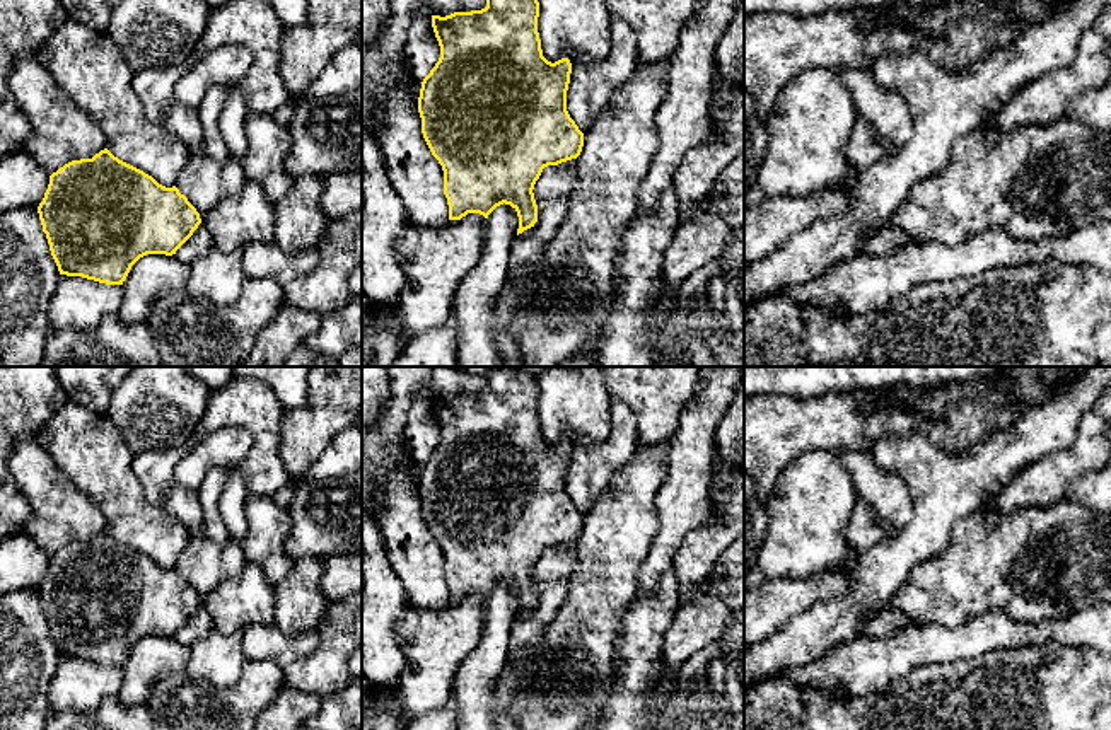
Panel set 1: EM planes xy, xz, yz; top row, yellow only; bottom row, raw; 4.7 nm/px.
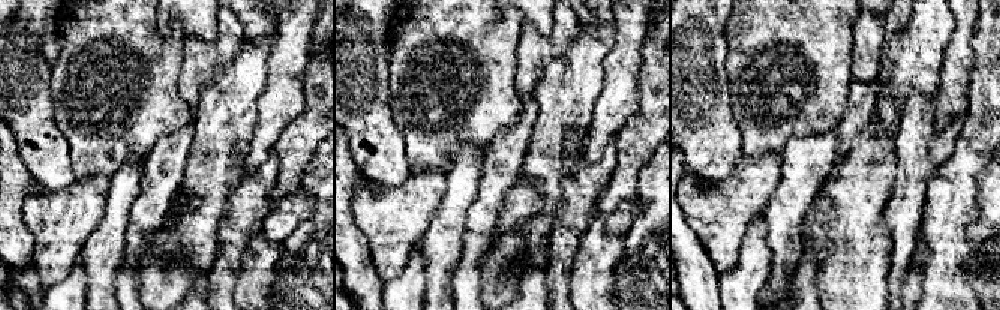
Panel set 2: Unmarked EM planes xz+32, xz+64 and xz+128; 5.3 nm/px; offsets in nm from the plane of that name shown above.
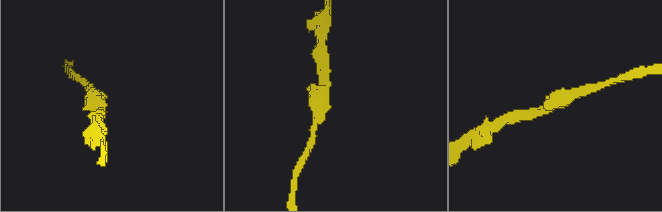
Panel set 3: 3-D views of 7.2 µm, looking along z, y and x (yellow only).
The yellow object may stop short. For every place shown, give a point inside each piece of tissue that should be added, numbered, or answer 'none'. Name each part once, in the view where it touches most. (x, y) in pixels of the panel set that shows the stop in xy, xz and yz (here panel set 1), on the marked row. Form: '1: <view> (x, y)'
1: xz (552, 191)

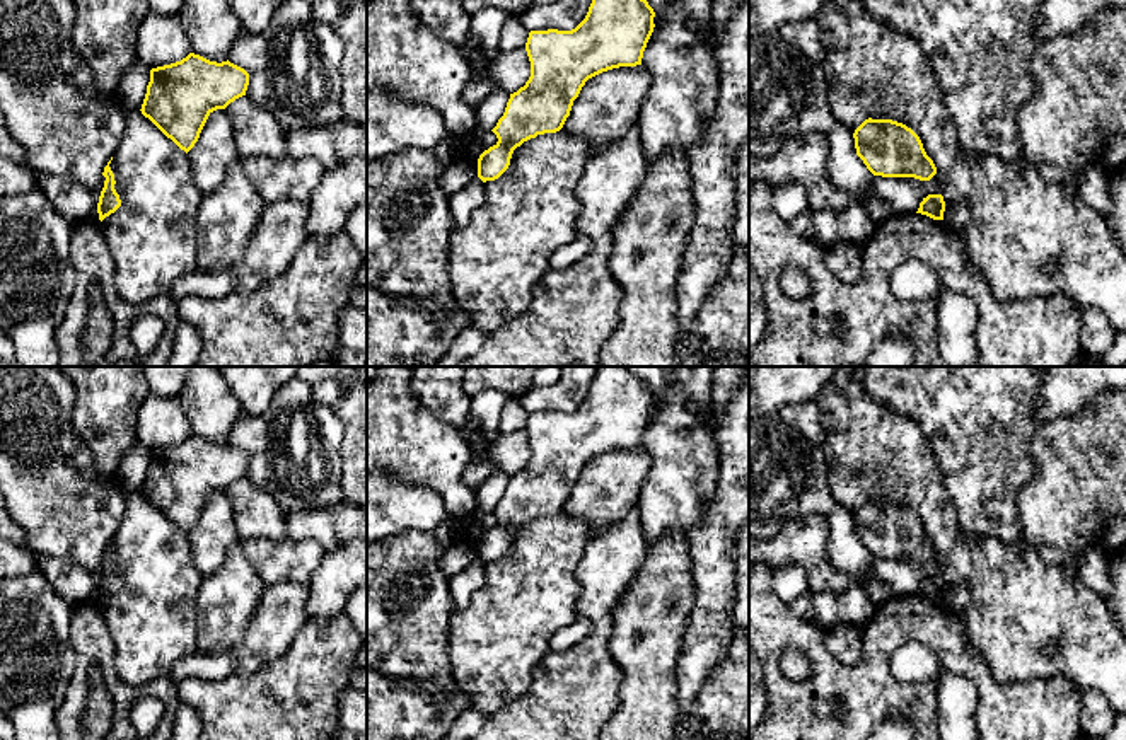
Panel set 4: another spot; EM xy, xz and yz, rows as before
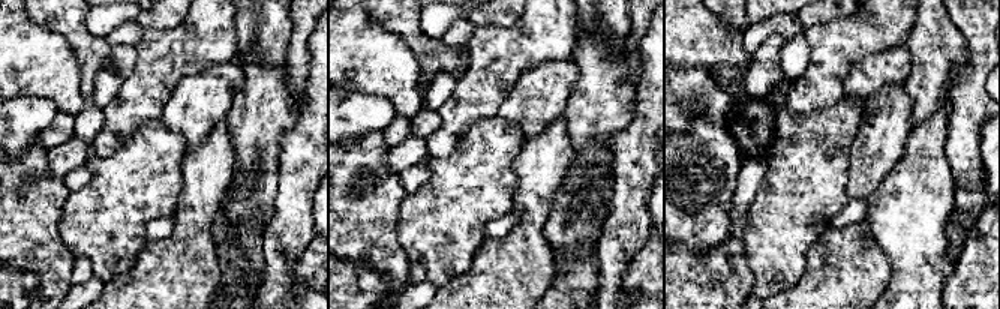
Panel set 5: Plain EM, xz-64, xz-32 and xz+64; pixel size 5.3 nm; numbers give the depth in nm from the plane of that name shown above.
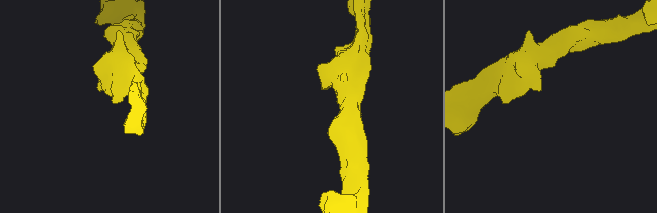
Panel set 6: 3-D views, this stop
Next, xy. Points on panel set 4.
none

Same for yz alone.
none

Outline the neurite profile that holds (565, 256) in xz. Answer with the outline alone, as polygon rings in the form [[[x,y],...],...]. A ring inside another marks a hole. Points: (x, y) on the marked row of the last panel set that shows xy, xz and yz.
[[[578,234],[578,237],[565,247],[560,247],[549,257],[549,268],[566,268],[573,264],[577,259],[583,257],[590,251],[590,239]]]

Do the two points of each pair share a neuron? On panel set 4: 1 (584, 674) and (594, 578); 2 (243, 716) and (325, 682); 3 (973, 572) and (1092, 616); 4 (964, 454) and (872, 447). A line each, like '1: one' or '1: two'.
1: one
2: one
3: one
4: two

